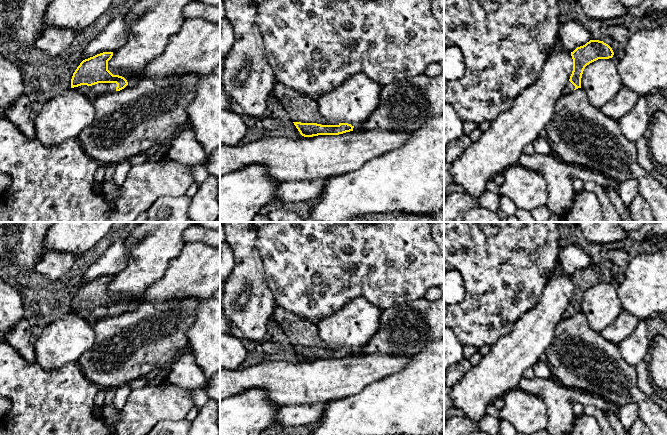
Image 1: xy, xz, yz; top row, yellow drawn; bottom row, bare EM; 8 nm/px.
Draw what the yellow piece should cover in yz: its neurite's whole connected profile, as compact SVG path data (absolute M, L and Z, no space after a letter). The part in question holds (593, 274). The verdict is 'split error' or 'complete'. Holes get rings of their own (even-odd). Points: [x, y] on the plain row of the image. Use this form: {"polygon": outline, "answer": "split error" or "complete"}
{"polygon": "M590 264L585 269L577 271L571 280L573 283L573 295L569 306L566 309L565 317L570 317L578 312L581 312L581 302L583 295L587 289L598 283L612 282L614 276L612 272L599 264Z", "answer": "split error"}

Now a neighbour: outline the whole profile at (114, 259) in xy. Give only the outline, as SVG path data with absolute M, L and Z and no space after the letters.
M126 238L118 240L94 261L83 275L83 284L103 276L114 276L123 270L129 254L125 242Z

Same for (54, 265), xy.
M45 251L34 269L50 281L57 282L69 272L75 259L70 253Z

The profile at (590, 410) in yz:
M585 405L584 414L592 416L596 419L603 435L617 435L613 427L609 424L607 416L603 410L593 405Z

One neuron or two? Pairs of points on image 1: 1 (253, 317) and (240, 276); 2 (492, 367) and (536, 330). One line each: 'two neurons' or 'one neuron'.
1: one neuron
2: one neuron

